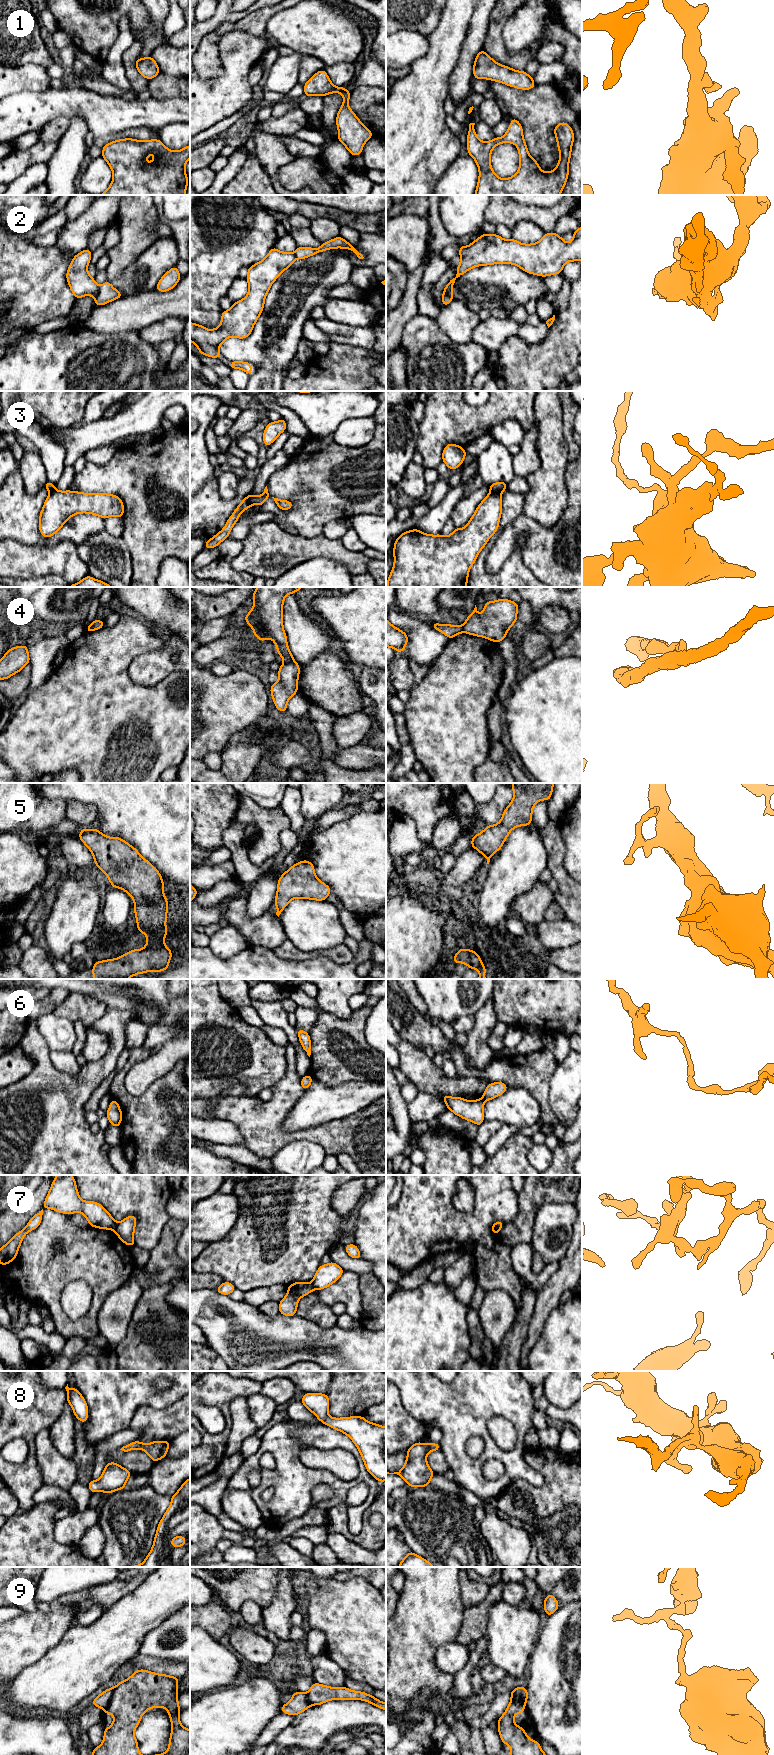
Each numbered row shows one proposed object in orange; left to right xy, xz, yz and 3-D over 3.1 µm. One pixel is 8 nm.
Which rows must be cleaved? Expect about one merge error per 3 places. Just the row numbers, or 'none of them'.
2, 3, 4, 6, 7, 9

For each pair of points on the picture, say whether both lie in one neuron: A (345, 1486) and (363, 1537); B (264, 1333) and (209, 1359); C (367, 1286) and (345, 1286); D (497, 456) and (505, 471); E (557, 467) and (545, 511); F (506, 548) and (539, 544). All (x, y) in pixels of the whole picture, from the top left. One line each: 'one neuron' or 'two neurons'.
A: two neurons
B: two neurons
C: two neurons
D: one neuron
E: one neuron
F: one neuron

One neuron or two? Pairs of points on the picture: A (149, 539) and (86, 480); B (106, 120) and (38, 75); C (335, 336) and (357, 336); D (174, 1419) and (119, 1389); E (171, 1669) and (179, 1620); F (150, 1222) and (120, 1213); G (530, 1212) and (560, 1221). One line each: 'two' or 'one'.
A: one
B: two
C: one
D: two
E: two
F: one
G: two

